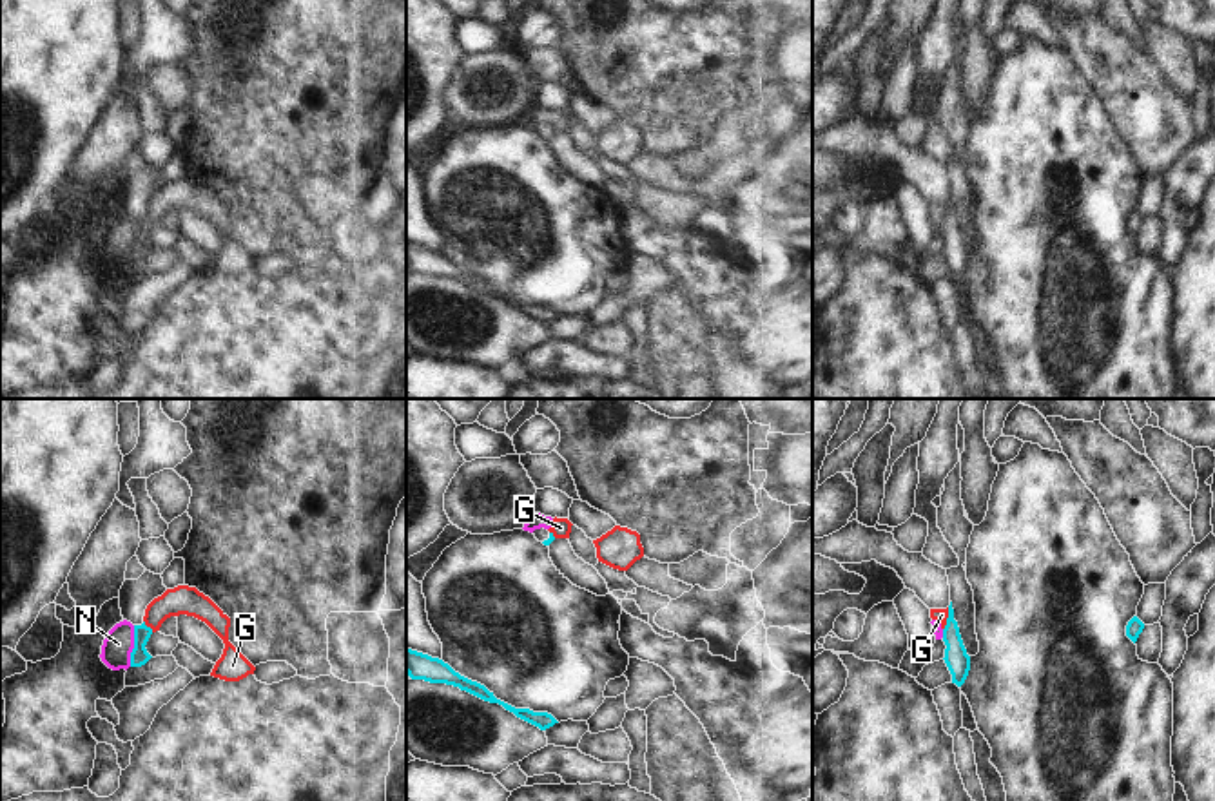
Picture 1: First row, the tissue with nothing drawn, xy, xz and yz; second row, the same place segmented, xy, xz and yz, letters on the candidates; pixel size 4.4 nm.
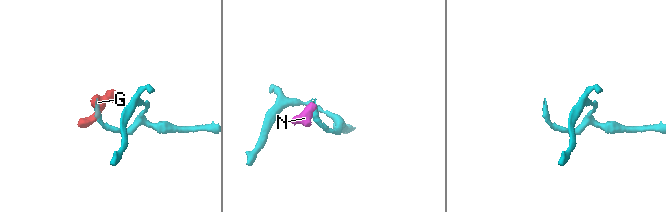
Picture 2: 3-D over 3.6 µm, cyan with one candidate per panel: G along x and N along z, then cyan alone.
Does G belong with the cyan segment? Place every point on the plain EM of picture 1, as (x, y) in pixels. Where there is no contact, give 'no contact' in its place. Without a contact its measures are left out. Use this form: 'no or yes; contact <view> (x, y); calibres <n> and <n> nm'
no; contact yz (947, 212); calibres 110 and 60 nm

